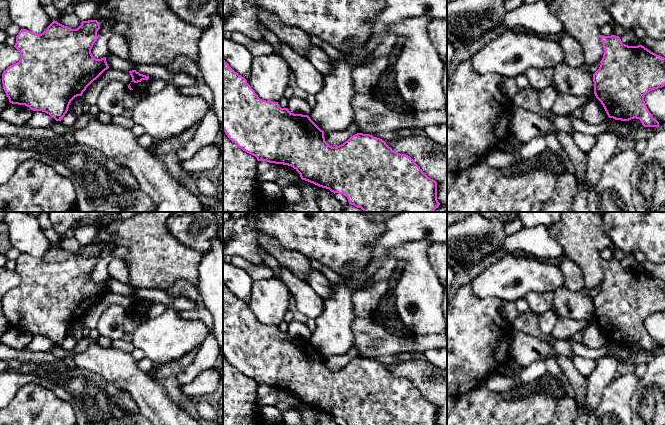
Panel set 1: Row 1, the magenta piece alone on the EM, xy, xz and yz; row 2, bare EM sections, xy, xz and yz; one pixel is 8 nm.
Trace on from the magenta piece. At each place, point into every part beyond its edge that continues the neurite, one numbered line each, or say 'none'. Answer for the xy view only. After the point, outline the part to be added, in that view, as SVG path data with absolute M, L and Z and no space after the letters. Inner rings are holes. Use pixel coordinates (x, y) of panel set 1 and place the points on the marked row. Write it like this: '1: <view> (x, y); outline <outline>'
none

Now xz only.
none

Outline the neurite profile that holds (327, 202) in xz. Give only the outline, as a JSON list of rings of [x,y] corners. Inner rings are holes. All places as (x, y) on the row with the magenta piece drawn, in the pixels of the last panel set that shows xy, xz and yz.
[[[320,188],[317,191],[318,206],[321,212],[343,212],[343,207],[329,189]]]

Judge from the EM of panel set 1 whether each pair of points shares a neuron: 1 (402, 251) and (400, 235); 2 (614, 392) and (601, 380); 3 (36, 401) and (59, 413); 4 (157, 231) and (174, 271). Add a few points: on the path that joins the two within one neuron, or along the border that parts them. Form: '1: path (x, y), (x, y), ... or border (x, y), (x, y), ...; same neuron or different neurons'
1: border (424, 239), (397, 245), (381, 258); different neurons
2: border (615, 376), (604, 389), (597, 406); different neurons
3: path (42, 407), (48, 413), (53, 413); same neuron
4: path (157, 241), (157, 254), (164, 261); same neuron

